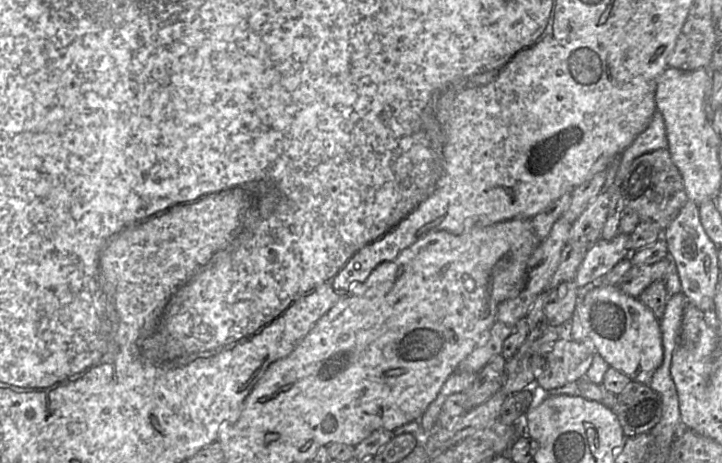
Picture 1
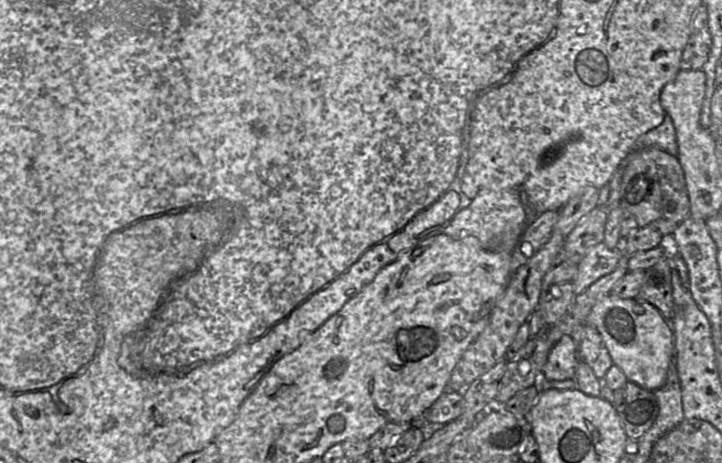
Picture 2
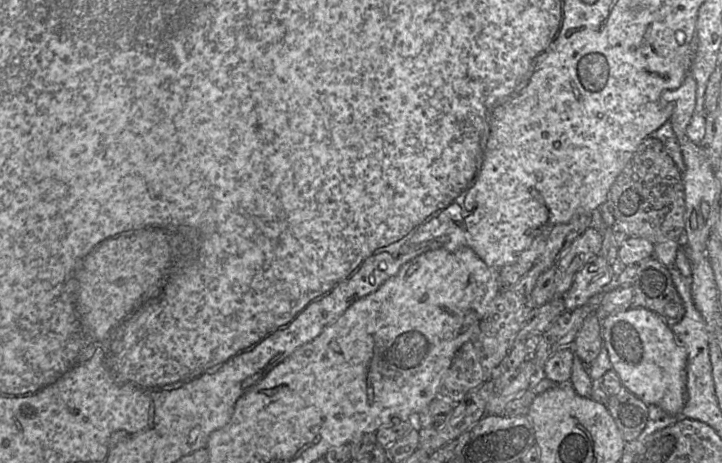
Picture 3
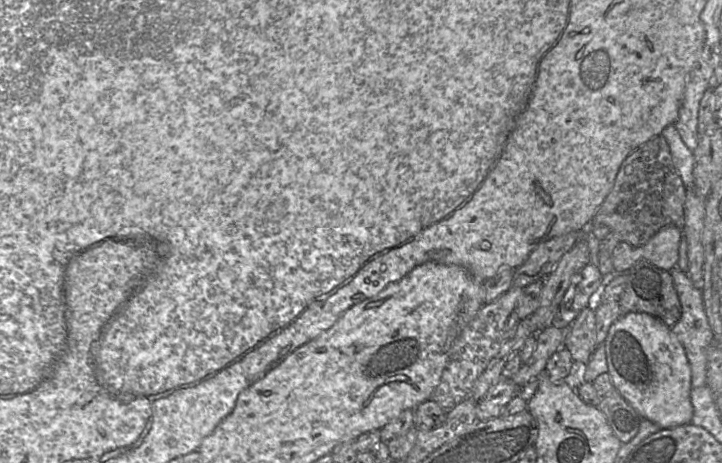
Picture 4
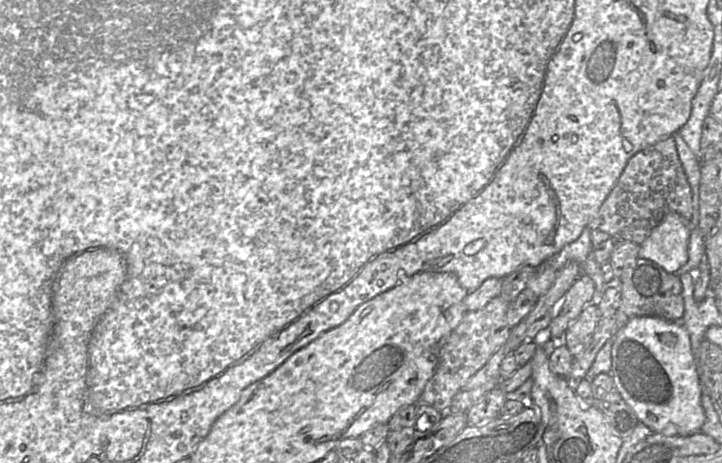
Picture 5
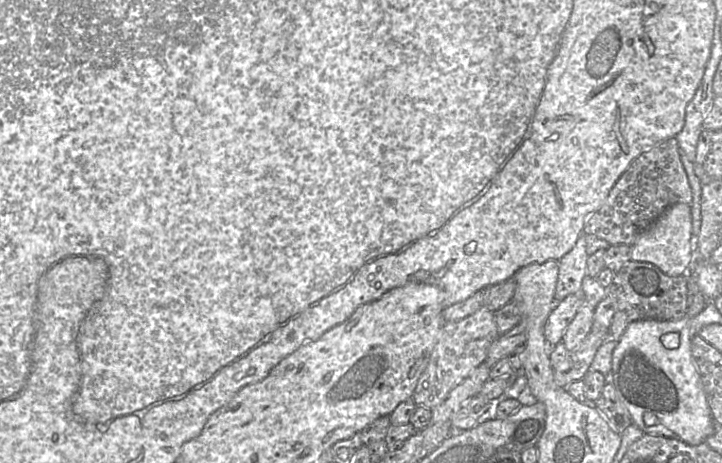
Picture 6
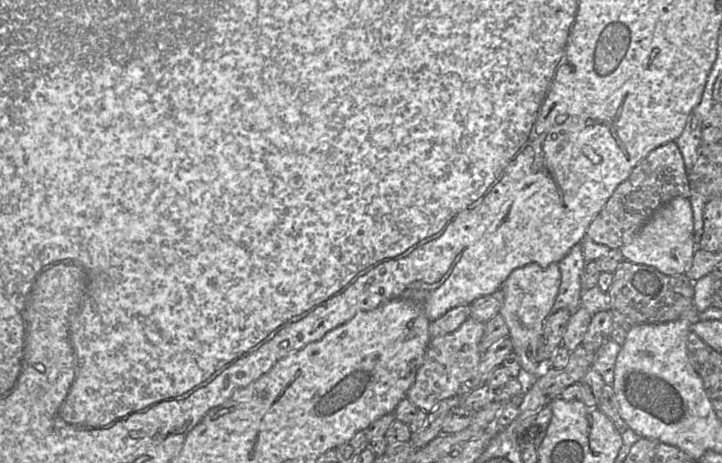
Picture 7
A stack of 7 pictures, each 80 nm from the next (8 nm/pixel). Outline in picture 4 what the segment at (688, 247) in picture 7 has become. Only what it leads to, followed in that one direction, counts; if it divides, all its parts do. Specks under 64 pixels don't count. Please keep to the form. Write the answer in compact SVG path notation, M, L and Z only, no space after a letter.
M674 225L663 227L644 245L643 258L663 270L672 270L676 267L679 259L682 235L682 230Z

